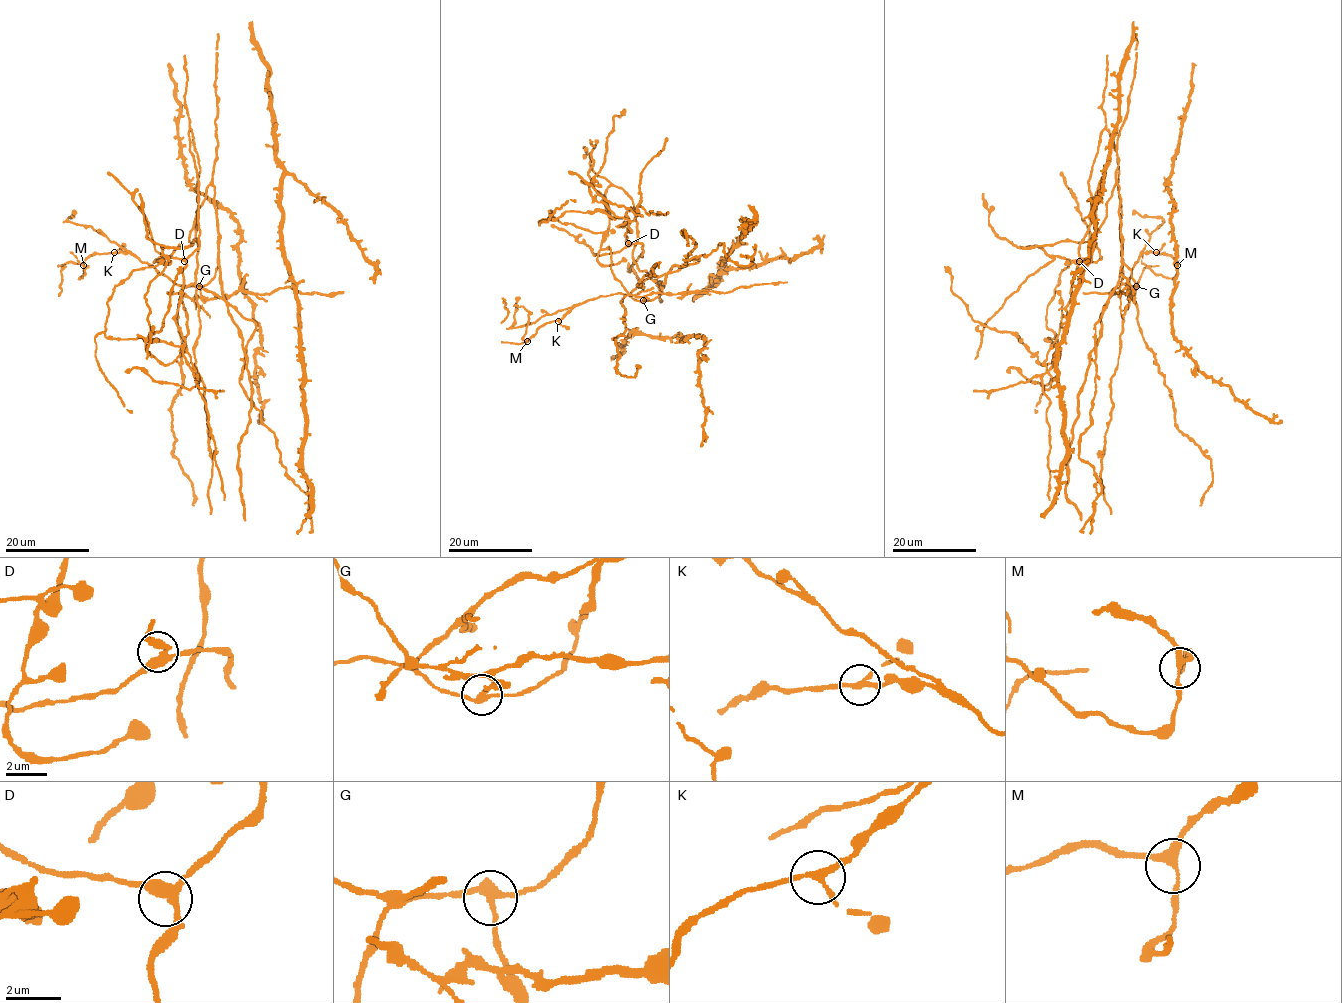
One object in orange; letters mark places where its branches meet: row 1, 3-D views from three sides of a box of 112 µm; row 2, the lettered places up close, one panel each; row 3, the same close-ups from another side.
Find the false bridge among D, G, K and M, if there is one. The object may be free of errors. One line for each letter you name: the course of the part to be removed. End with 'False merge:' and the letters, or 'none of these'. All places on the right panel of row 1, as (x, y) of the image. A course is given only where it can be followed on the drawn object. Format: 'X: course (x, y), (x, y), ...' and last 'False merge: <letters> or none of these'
G: course (1136, 286), (1134, 295), (1128, 298), (1127, 287), (1122, 293), (1117, 291)
False merge: G

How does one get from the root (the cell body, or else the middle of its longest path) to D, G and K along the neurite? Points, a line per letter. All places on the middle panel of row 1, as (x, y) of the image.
D: (679, 267), (649, 277), (640, 287), (643, 283), (636, 278), (632, 265), (642, 254), (642, 244), (628, 243)
G: (679, 267), (675, 271), (649, 277), (629, 294), (642, 301)
K: (679, 267), (675, 271), (649, 277), (628, 294), (612, 293), (580, 303), (558, 321)

